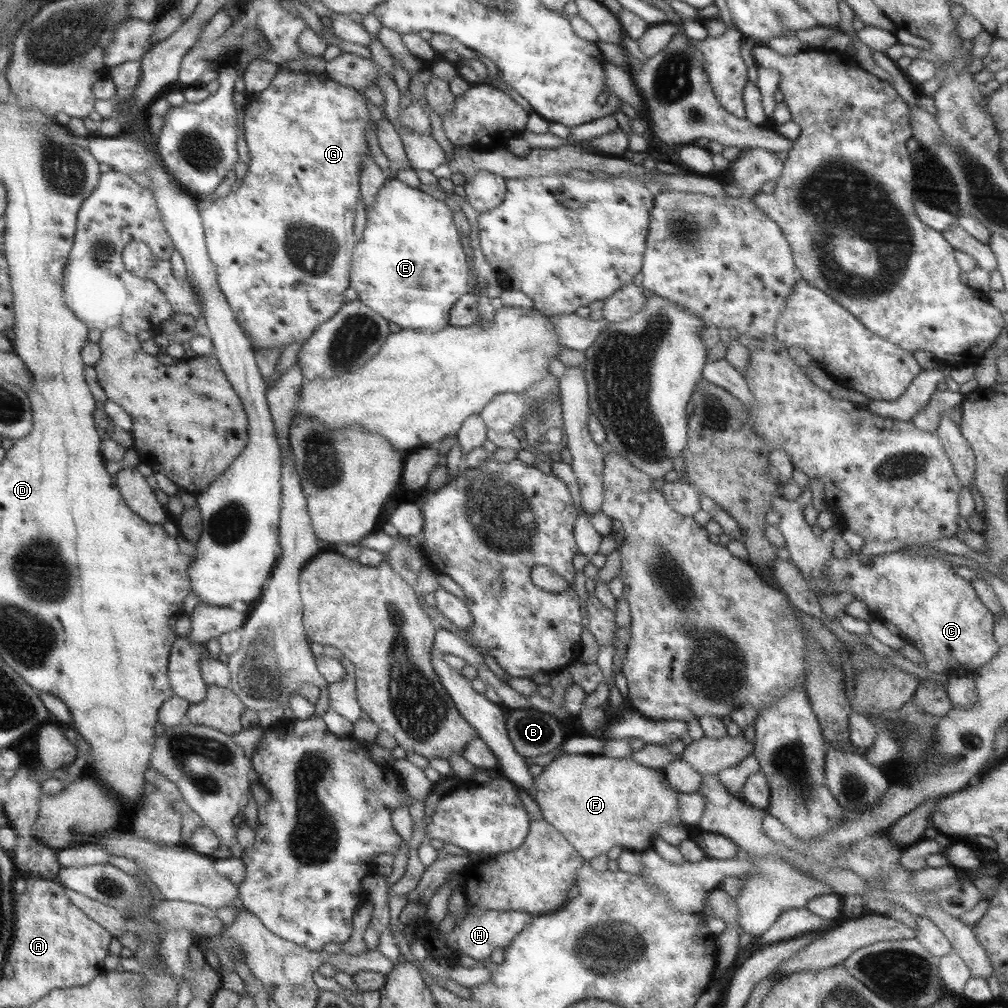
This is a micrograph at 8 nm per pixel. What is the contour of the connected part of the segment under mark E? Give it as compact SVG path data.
M388 178L379 190L376 199L374 199L373 207L367 211L367 223L363 232L362 242L356 243L354 248L352 264L350 267L350 287L358 291L358 299L360 299L367 307L375 310L380 316L386 318L390 322L395 322L402 329L414 329L419 331L436 332L446 328L449 324L449 310L458 302L458 299L468 293L469 268L466 263L466 254L462 247L462 243L456 231L456 225L453 221L452 209L440 200L436 200L418 188L410 187L397 178Z

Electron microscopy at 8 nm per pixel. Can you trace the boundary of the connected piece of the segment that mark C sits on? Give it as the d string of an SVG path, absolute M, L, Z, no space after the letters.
M852 551L852 554L848 559L838 559L837 557L831 556L829 564L825 566L825 576L821 579L824 579L837 594L846 591L854 593L856 599L864 601L869 606L875 618L882 618L884 621L895 624L902 631L906 642L912 644L912 646L915 646L922 654L924 654L926 665L921 667L926 667L930 672L949 675L950 672L955 670L955 668L958 668L958 666L960 666L960 668L966 668L968 671L975 671L979 666L988 664L988 662L999 653L1000 649L1000 646L995 641L995 636L993 635L995 621L993 612L981 601L981 598L976 594L975 588L971 583L952 571L954 566L956 565L953 565L949 561L944 561L944 559L938 559L938 557L916 555L916 553L902 553L899 551L871 556L871 560L867 560L867 563L864 564L859 559L859 551Z

